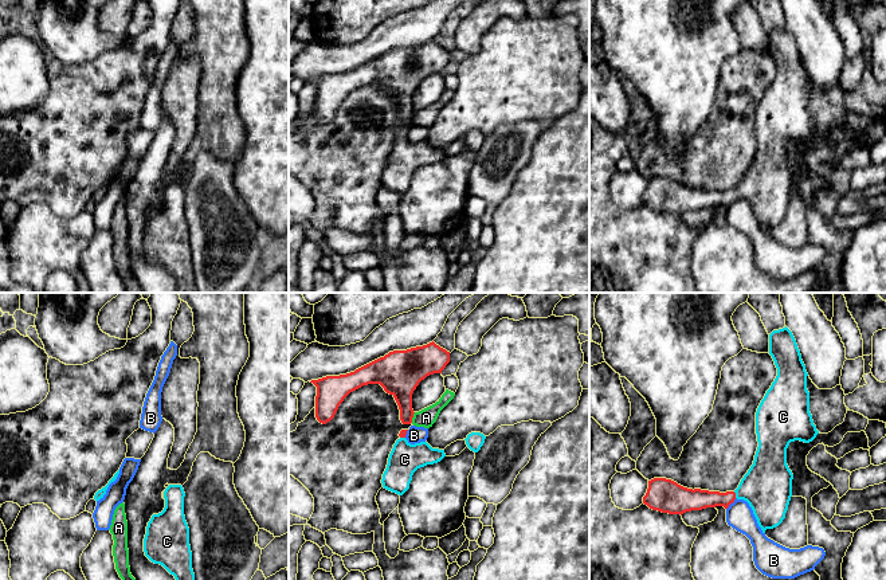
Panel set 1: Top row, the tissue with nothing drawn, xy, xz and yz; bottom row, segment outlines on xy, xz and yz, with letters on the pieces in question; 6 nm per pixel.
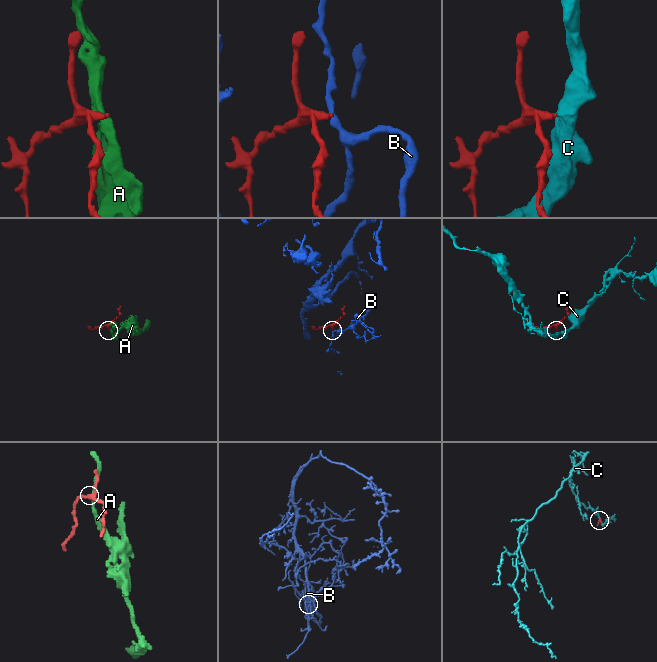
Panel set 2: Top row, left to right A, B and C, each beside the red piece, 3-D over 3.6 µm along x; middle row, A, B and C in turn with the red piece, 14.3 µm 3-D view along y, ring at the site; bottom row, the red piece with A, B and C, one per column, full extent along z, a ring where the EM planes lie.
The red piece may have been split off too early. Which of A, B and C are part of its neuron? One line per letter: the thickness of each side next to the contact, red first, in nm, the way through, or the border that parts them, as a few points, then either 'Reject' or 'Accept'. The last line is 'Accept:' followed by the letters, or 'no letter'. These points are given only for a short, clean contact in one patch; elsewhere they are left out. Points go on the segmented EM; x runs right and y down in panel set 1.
A: Thickness 220 nm (red) against 110 nm. Boundary: xz (415, 412), (411, 422). Reject
B: Thickness 130 nm (red) against 160 nm. Boundary: yz (736, 498), (726, 509). Reject
C: Thickness 130 nm (red) against 300 nm. Path across: yz (694, 500), (728, 498), (734, 494), (767, 486). Accept
Accept: C

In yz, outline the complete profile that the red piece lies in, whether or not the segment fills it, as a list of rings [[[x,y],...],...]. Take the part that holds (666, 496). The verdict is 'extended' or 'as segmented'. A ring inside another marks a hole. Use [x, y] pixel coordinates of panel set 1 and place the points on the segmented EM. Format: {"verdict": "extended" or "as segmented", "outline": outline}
{"verdict": "extended", "outline": [[[785,326],[769,334],[769,354],[777,376],[756,412],[758,447],[753,465],[734,491],[687,489],[671,479],[654,478],[643,503],[652,510],[683,514],[724,506],[734,499],[749,503],[762,533],[785,518],[792,497],[793,474],[787,465],[791,442],[812,442],[819,431],[809,412],[807,371],[792,332]]]}

